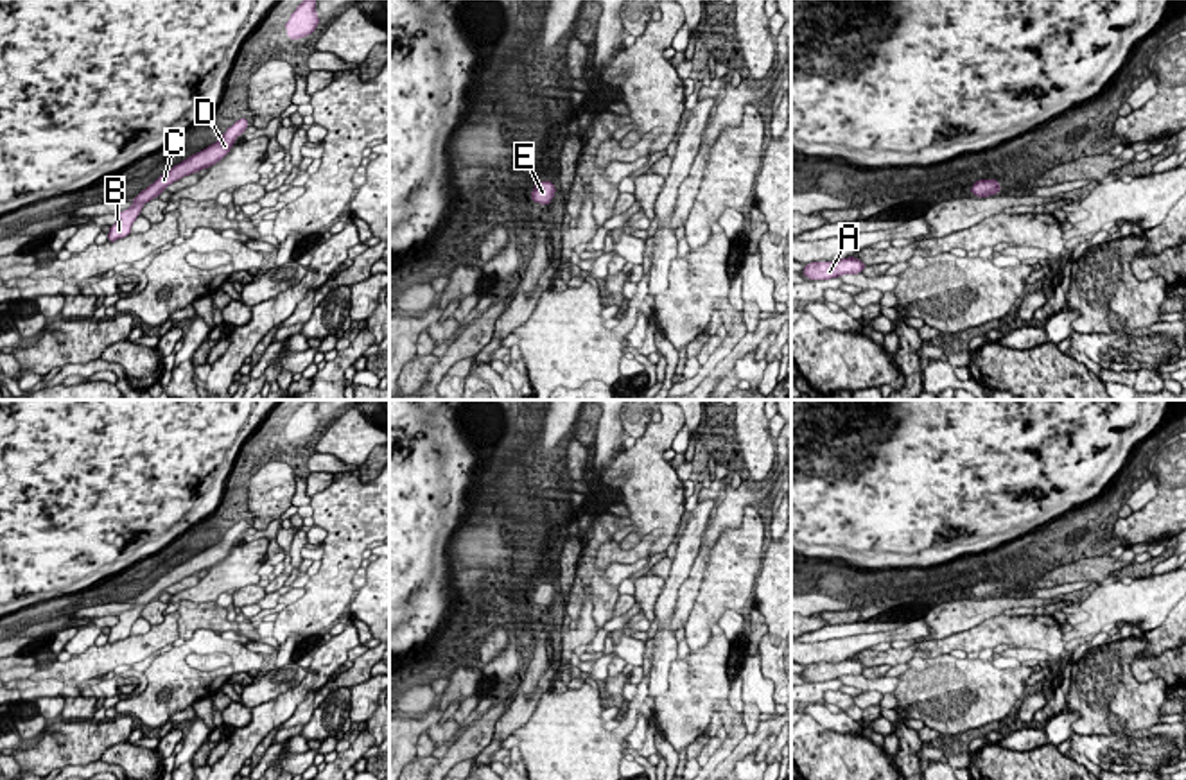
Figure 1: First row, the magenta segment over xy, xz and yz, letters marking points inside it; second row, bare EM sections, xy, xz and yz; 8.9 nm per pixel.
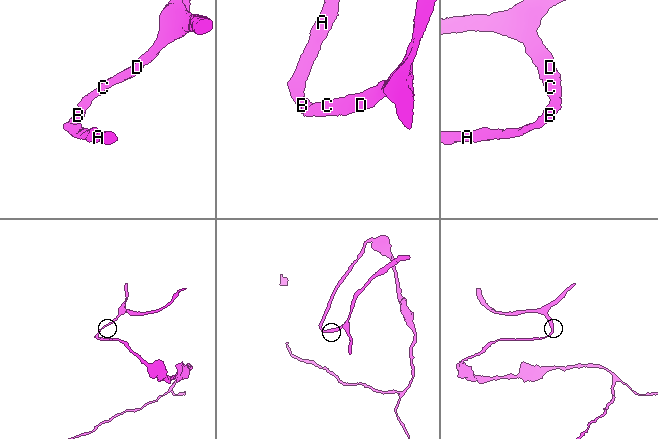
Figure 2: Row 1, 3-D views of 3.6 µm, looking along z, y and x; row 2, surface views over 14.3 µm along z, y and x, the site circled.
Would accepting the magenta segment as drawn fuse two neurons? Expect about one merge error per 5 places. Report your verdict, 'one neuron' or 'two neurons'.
one neuron

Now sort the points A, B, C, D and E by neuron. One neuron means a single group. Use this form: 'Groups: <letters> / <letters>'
Groups: A B C D E

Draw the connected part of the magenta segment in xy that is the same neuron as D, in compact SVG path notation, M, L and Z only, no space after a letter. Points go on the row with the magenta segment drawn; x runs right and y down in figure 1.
M237 120L231 127L226 129L221 140L163 172L151 186L133 197L135 204L131 208L118 213L118 221L109 228L108 240L115 242L122 237L127 237L131 233L131 224L142 212L142 206L153 197L158 197L170 183L221 161L233 147L235 138L244 134L248 126L249 120Z

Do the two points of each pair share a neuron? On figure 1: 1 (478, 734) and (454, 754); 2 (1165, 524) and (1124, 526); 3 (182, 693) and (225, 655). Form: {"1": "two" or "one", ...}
{"1": "one", "2": "one", "3": "one"}

